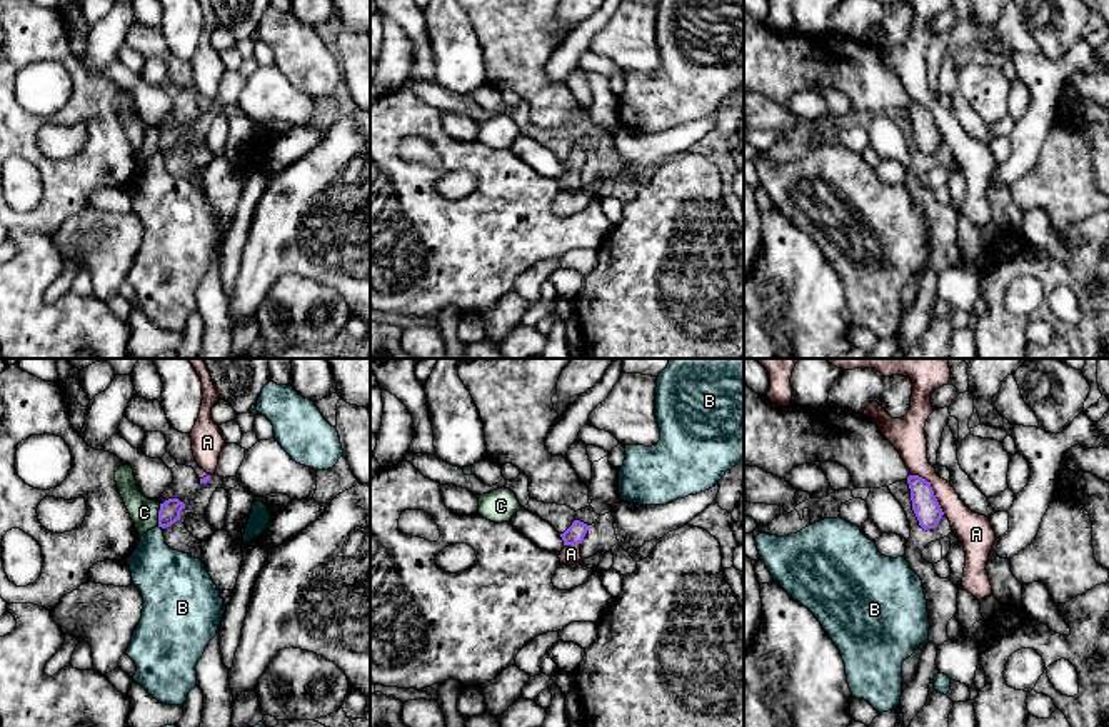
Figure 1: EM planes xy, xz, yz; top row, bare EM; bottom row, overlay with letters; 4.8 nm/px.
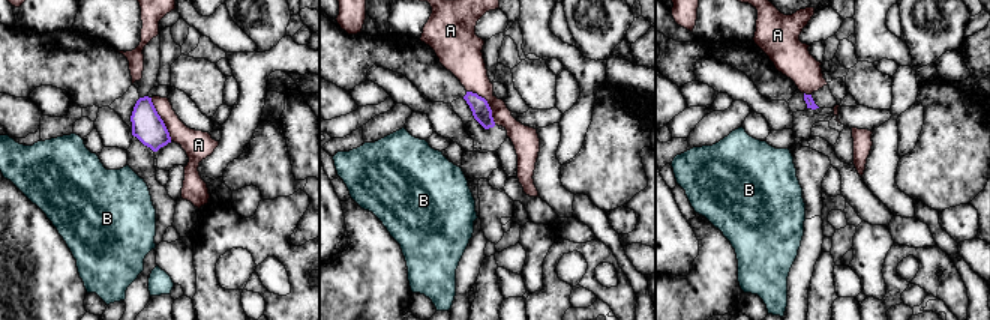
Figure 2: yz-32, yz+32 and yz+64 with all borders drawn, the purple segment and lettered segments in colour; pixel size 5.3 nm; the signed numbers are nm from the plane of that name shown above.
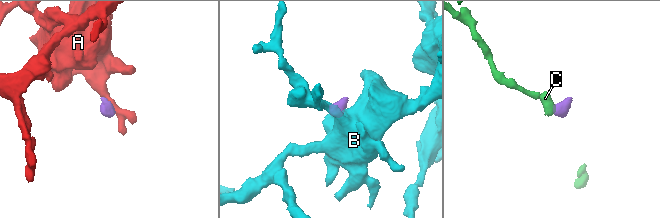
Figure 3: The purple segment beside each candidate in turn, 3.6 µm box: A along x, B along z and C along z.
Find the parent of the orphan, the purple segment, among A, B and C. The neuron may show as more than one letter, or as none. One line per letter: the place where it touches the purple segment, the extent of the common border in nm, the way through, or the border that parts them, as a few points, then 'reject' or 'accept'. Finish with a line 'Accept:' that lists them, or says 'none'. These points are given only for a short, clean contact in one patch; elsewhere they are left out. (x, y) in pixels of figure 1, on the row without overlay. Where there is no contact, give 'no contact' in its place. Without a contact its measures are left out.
A: meets purple in yz at (933, 117); contact 260 nm long; border along yz (911, 100), (921, 102), (929, 110), (944, 140); reject
B: meets purple in xy at (160, 152); contact 40 nm long; border along xy (157, 152), (162, 155); reject
C: meets purple in xy at (159, 140); contact 110 nm long; border along xy (160, 130), (157, 150); reject
Accept: none

